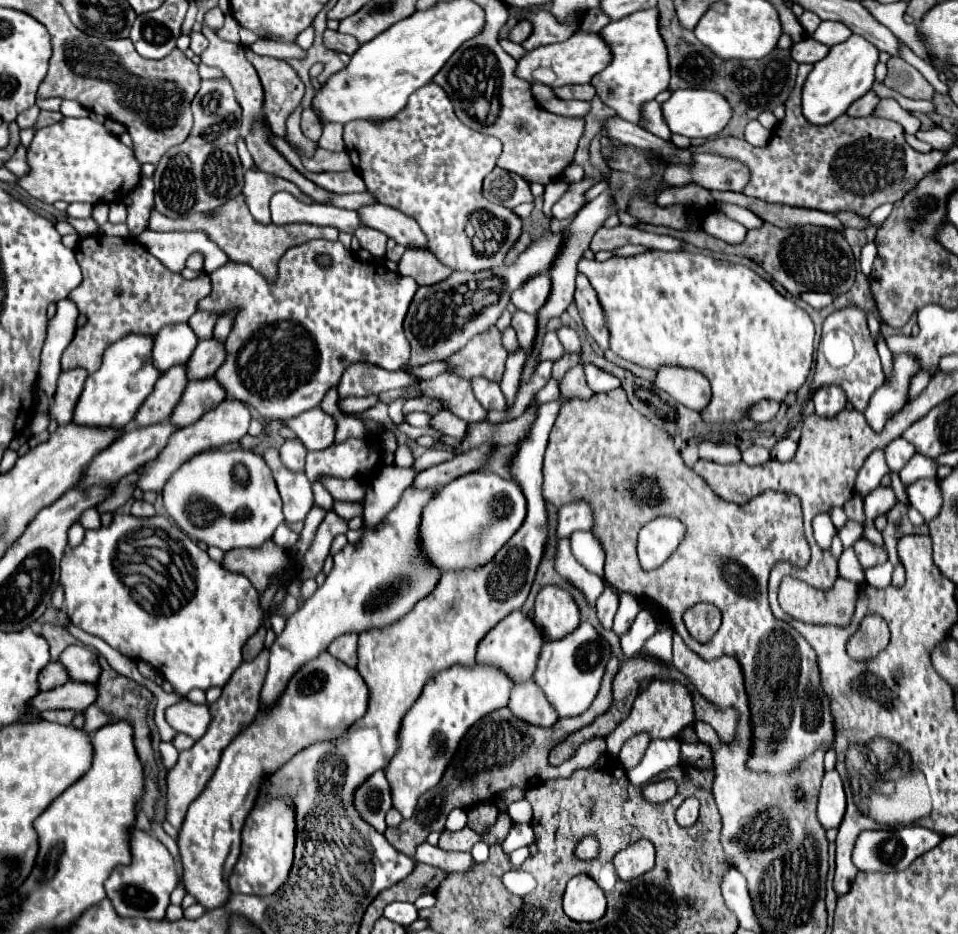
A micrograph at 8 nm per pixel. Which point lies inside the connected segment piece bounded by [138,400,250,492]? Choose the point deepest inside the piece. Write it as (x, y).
(227, 423)

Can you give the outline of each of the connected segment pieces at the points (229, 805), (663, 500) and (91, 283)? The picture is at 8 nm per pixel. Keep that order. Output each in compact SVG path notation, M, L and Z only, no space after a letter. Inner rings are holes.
M322 652L292 676L274 708L258 712L256 720L234 738L224 750L212 780L190 804L176 840L182 862L180 884L198 904L206 910L216 910L230 900L228 878L240 856L240 830L254 806L262 778L278 770L310 742L338 738L364 716L366 704L368 688L358 670L346 666L330 652Z
M624 388L594 394L590 400L570 398L560 406L544 456L542 494L544 500L556 508L580 500L590 504L594 518L590 532L600 540L606 552L606 580L610 584L642 598L656 610L656 614L660 612L660 616L674 626L674 632L682 636L686 646L704 660L728 654L740 662L750 702L752 748L746 762L750 770L768 774L792 772L792 768L798 768L816 748L832 744L832 716L828 700L820 688L816 654L806 638L798 636L788 622L778 620L768 606L768 576L774 564L790 562L790 566L806 568L810 562L810 548L802 530L800 500L794 494L766 490L744 506L722 500L682 462L670 434L632 408ZM656 516L674 516L682 520L686 526L686 538L662 566L642 570L636 556L638 530ZM696 602L716 604L722 612L722 626L706 644L696 642L682 622L684 610Z
M92 234L82 238L76 246L76 258L82 268L82 282L68 298L82 310L86 324L76 330L74 340L64 350L62 368L86 368L90 374L102 364L104 350L116 340L128 334L156 336L156 332L168 324L188 322L196 312L200 298L210 292L210 276L186 280L182 274L170 272L156 256L152 256L142 244L130 238L116 238L104 234Z

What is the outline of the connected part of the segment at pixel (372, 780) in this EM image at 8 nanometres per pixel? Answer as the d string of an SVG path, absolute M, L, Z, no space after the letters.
M382 770L368 776L364 784L356 788L354 808L360 812L362 820L372 824L378 832L386 830L384 816L392 808L392 800L390 800L390 786Z

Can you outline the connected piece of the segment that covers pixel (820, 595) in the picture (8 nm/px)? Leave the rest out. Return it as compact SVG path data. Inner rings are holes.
M784 578L780 584L780 606L782 610L802 622L828 622L828 624L836 624L836 626L846 626L854 614L854 604L856 604L856 584L846 580L846 578L838 578L834 582L834 586L830 590L816 590L810 588L808 584L794 580L794 578Z

